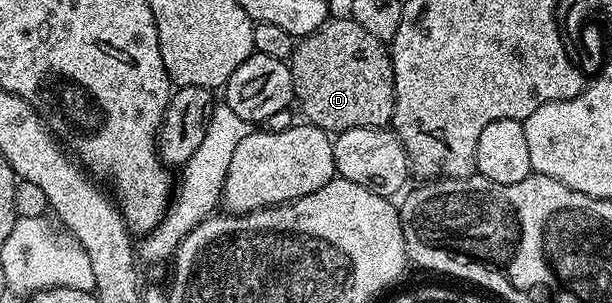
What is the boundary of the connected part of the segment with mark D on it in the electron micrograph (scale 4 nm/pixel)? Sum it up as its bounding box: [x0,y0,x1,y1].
[290,16,396,136]

